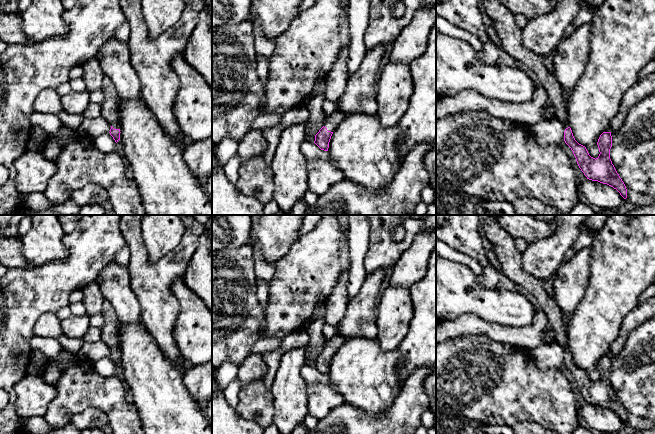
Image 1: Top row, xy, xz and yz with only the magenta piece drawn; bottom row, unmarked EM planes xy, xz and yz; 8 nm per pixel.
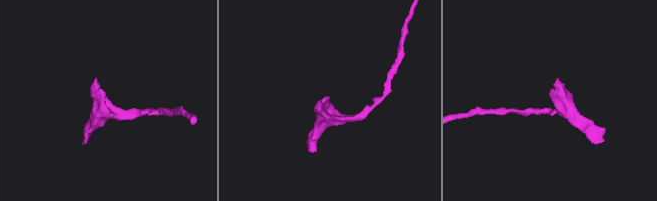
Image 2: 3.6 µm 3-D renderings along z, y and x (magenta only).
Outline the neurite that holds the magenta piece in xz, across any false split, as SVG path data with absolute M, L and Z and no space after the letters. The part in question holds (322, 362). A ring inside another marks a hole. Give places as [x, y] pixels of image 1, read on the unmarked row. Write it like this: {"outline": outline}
{"outline": "M339 333L334 337L332 337L330 340L326 341L323 347L323 351L315 359L315 365L314 365L314 367L321 374L328 375L329 366L333 358L333 355L343 345L345 341L346 341L346 338Z"}

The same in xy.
{"outline": "M104 300L101 311L104 323L100 328L101 342L111 348L110 359L117 367L120 364L119 353L119 320L112 304Z"}

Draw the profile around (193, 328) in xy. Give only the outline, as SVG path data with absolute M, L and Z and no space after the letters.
M175 279L171 285L172 294L177 298L180 312L175 322L174 337L182 357L191 365L212 361L212 312L183 281Z

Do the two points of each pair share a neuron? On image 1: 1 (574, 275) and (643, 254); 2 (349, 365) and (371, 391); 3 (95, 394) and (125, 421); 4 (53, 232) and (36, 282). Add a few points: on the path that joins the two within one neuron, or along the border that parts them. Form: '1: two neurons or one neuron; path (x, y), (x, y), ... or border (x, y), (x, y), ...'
1: two neurons; border (592, 247), (590, 279), (584, 293)
2: one neuron; path (355, 371), (369, 385)
3: one neuron; path (104, 395), (120, 412)
4: two neurons; border (65, 258), (30, 267)

